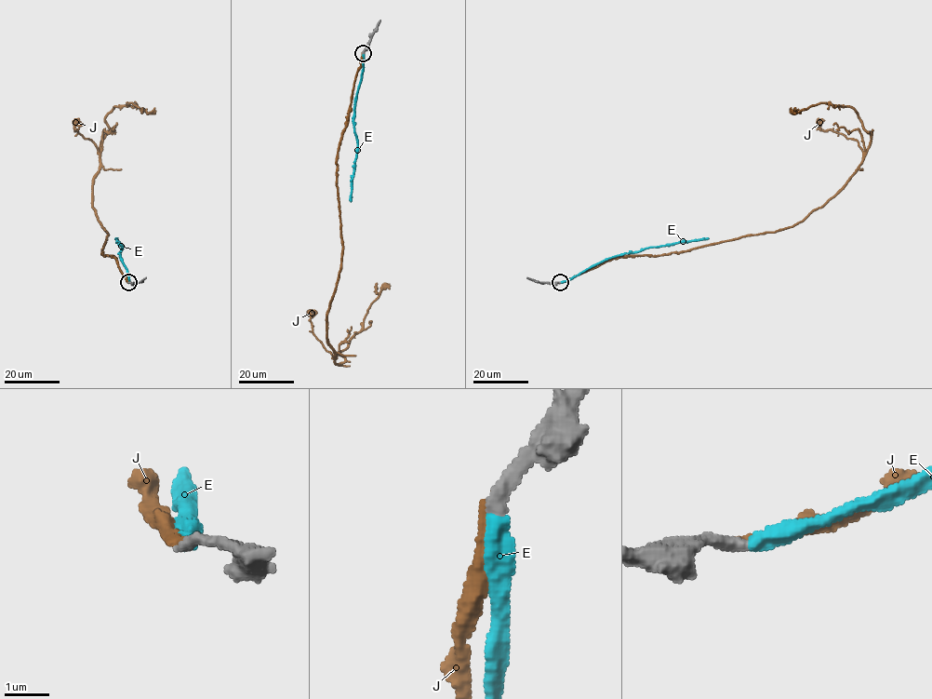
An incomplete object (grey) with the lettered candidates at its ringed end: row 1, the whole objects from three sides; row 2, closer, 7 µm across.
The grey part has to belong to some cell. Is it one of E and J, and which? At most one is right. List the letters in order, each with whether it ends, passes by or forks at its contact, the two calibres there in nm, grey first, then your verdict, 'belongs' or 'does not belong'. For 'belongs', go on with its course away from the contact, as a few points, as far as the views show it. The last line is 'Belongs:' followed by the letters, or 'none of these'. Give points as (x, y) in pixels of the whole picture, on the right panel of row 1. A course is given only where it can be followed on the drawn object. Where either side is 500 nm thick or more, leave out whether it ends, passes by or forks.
E: it ends there; 280 nm thick on the grey side, 400 nm on the other; belongs; it runs (560, 282), (569, 280), (611, 257), (650, 247), (708, 238)
J: it ends there; 320 nm thick on the grey side, 220 nm on the other; does not belong
Belongs: E

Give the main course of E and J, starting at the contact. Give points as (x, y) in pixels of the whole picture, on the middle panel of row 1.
E: (363, 53), (363, 73), (354, 104), (357, 153), (351, 201)
J: (363, 52), (337, 161), (341, 268), (326, 315), (327, 343), (337, 364), (345, 360), (339, 354), (389, 284)

